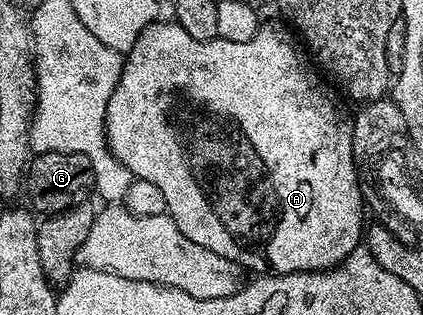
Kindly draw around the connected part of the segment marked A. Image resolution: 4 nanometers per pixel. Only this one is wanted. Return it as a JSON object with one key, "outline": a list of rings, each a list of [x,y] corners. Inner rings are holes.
{"outline":[[[157,20],[142,28],[134,46],[127,52],[122,74],[110,96],[110,104],[106,104],[104,134],[108,137],[110,153],[132,173],[133,179],[149,181],[163,193],[167,215],[175,220],[186,240],[194,240],[194,244],[202,244],[202,248],[210,248],[210,252],[226,256],[226,260],[238,264],[245,271],[256,270],[252,272],[260,276],[297,274],[330,270],[345,262],[362,242],[366,198],[362,193],[358,168],[354,164],[352,146],[347,142],[345,111],[336,107],[335,100],[320,83],[321,75],[315,69],[307,70],[295,44],[276,30],[260,28],[252,39],[242,43],[217,36],[194,40],[175,20],[164,21]]]}

